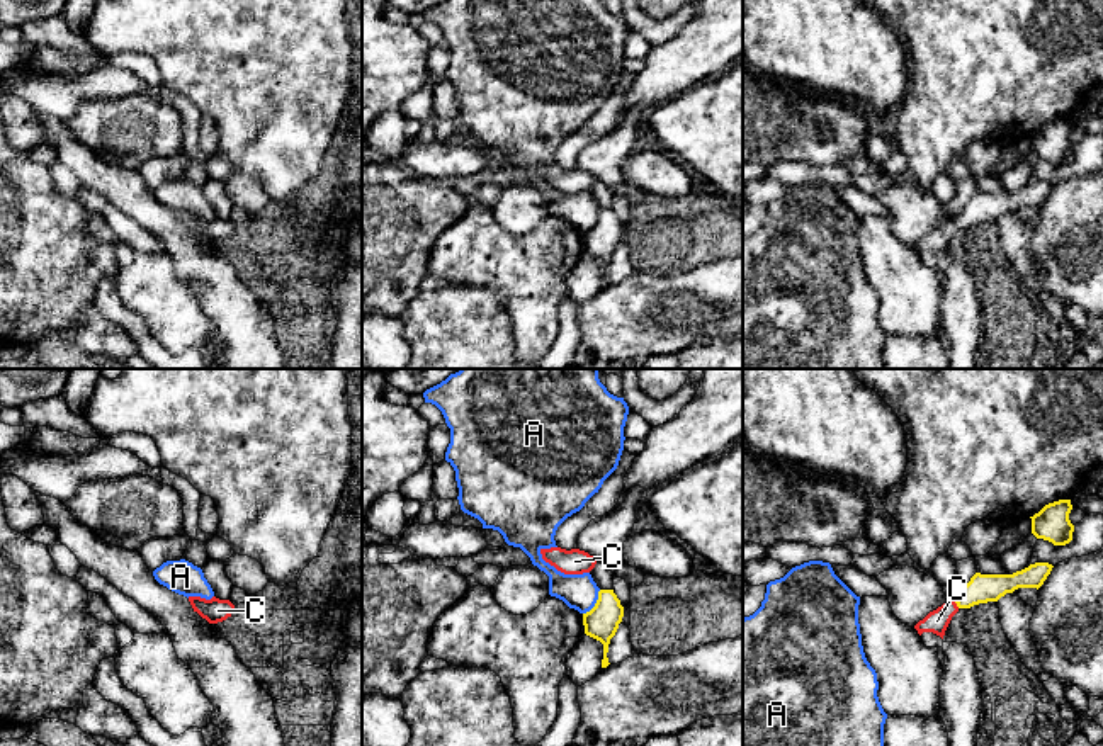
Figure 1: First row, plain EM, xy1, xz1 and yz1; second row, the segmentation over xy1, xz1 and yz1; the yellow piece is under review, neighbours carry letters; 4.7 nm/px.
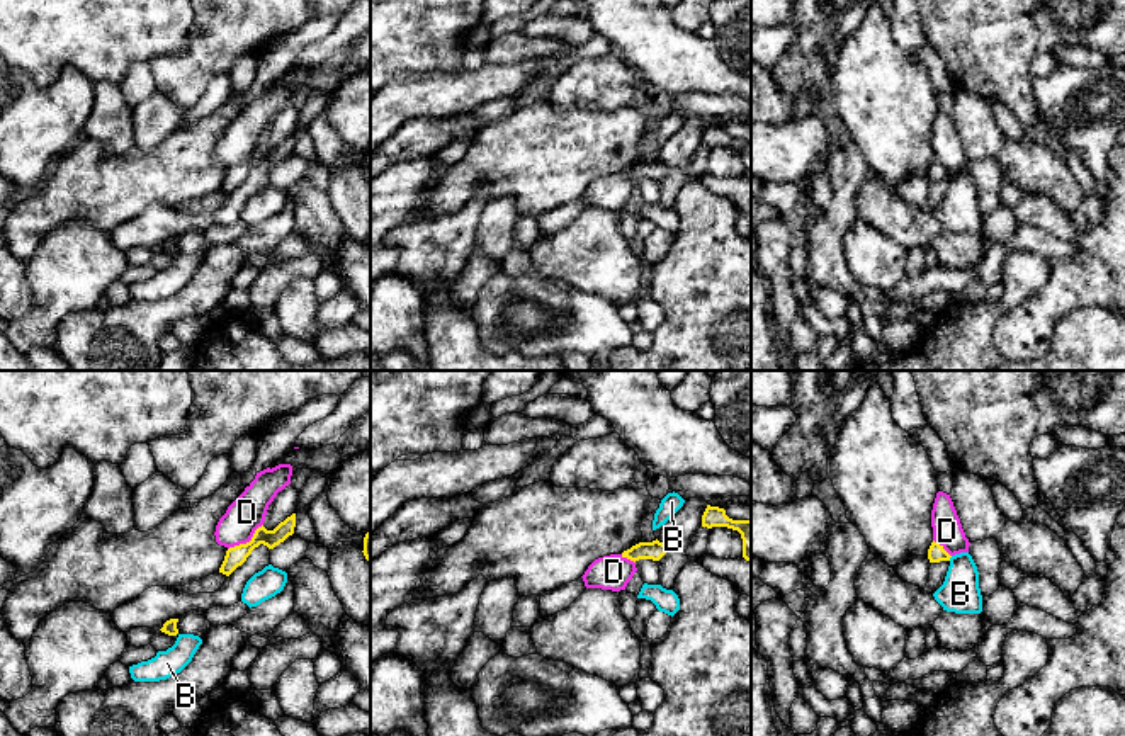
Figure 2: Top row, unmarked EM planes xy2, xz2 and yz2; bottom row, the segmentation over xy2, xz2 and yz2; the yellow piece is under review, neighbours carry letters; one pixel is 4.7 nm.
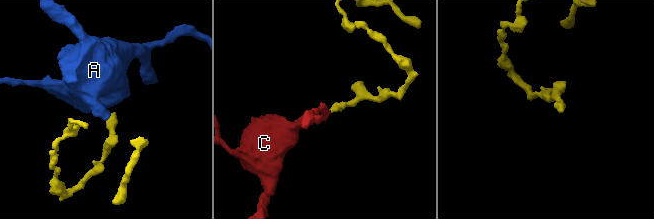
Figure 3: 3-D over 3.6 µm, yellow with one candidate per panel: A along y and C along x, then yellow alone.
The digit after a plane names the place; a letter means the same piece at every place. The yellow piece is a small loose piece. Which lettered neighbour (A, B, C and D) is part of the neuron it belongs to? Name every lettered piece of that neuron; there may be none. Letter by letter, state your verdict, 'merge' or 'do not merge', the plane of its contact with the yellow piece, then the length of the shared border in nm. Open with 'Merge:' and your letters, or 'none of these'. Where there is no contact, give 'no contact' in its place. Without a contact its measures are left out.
Merge: C
A: do not merge; meets yellow in xz1; contact 150 nm long
B: do not merge; meets yellow in yz2; contact 30 nm long
C: merge; meets yellow in yz1; contact 50 nm long
D: do not merge; meets yellow in xy2; contact 200 nm long

